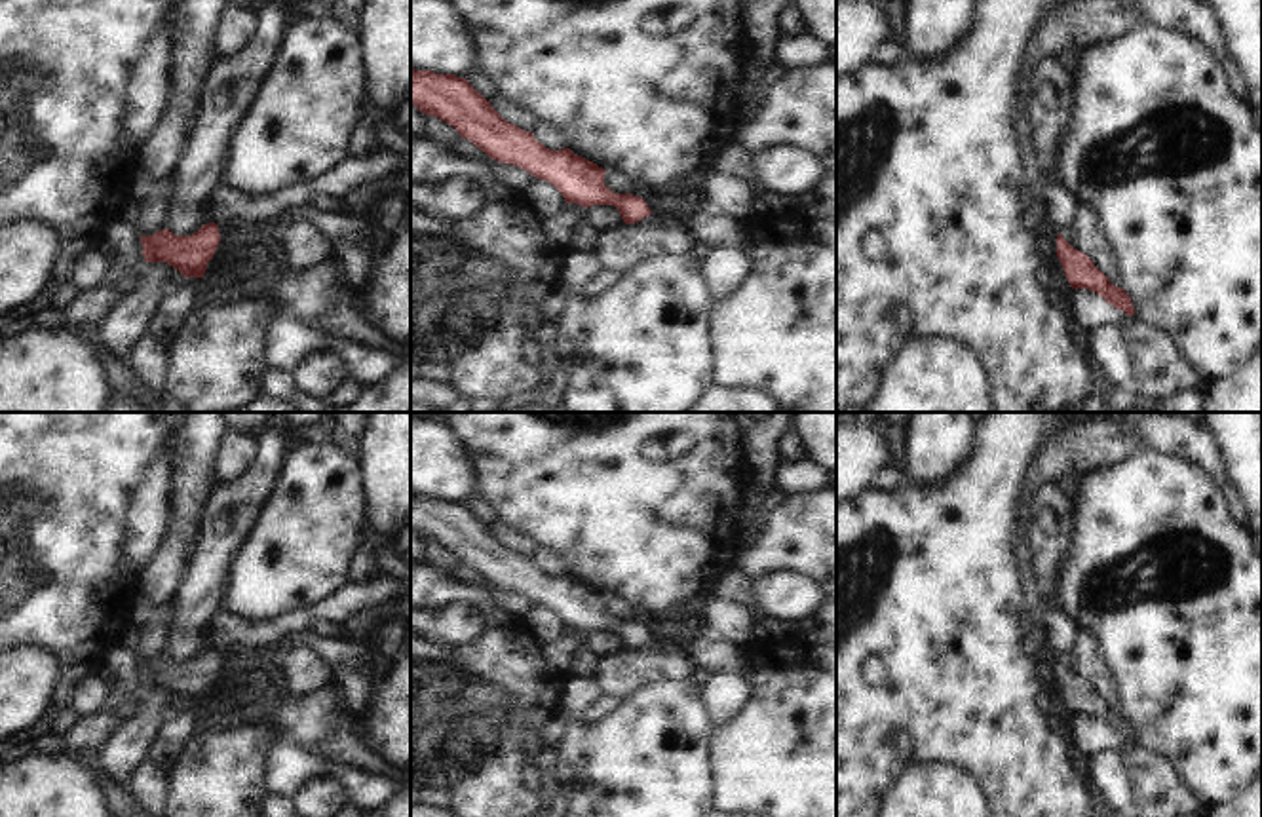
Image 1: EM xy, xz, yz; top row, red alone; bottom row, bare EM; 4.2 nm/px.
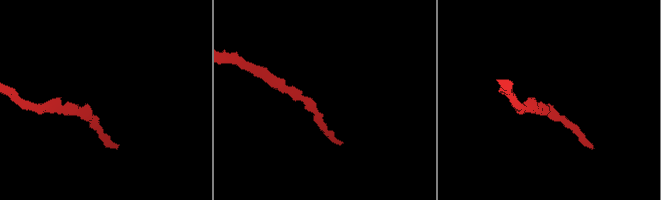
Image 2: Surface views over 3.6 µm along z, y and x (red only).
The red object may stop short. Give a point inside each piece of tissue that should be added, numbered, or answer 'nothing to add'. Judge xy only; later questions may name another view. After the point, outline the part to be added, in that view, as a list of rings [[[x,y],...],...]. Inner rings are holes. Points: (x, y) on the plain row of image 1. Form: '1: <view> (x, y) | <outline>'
nothing to add

